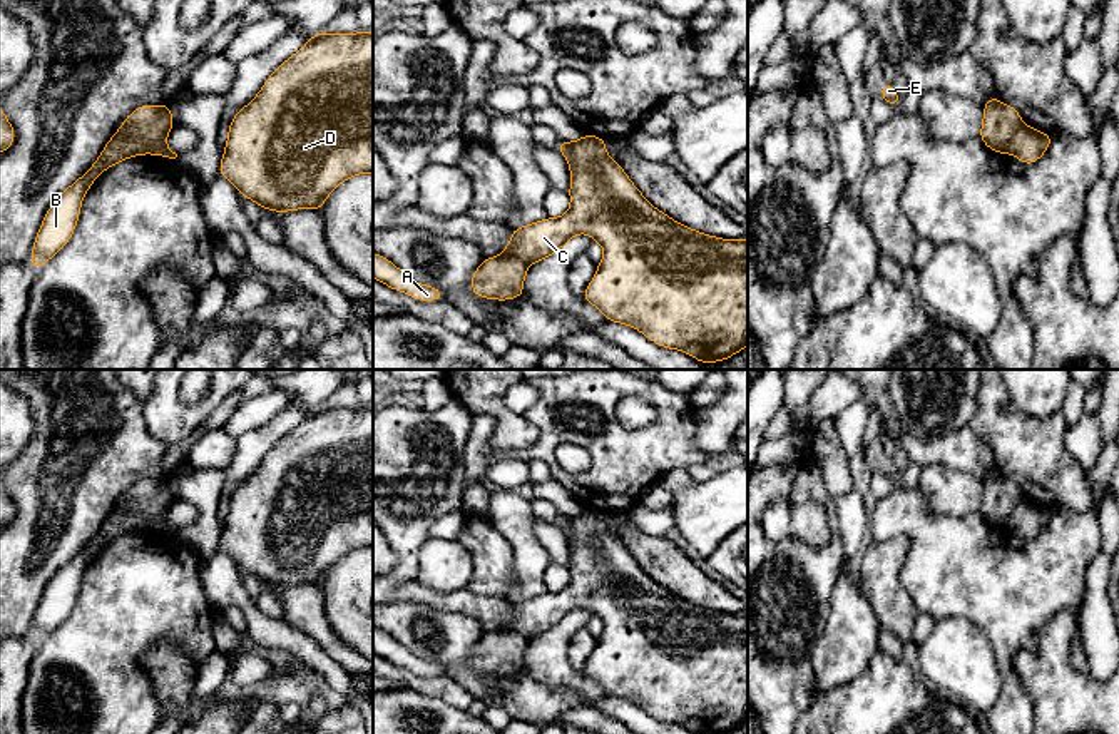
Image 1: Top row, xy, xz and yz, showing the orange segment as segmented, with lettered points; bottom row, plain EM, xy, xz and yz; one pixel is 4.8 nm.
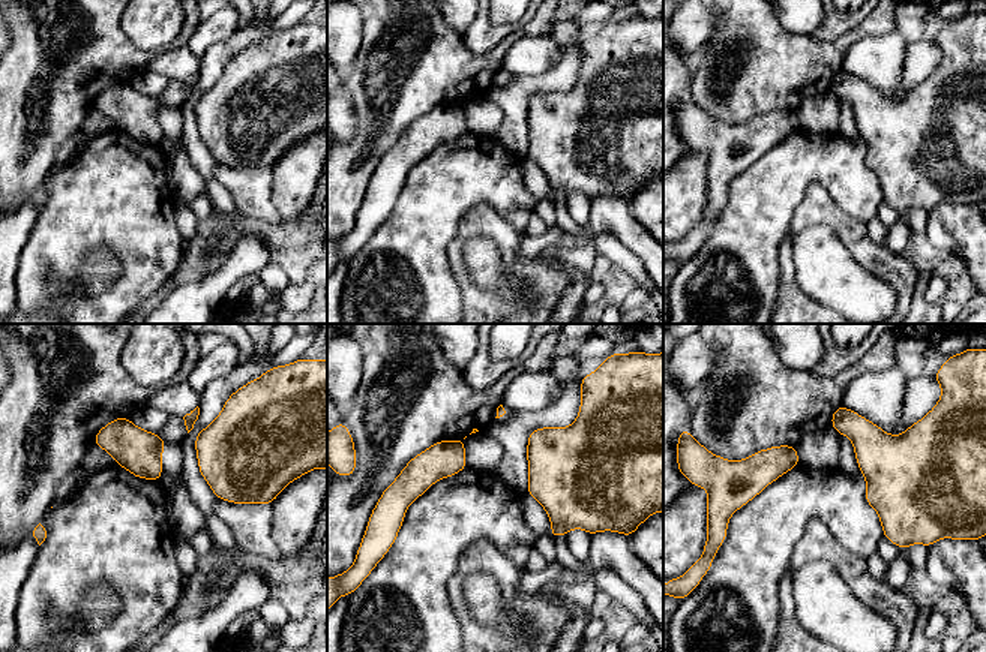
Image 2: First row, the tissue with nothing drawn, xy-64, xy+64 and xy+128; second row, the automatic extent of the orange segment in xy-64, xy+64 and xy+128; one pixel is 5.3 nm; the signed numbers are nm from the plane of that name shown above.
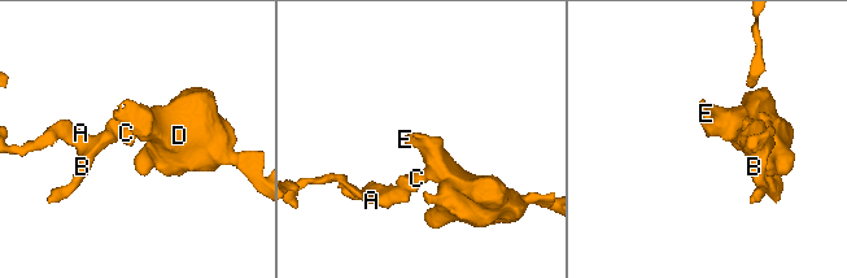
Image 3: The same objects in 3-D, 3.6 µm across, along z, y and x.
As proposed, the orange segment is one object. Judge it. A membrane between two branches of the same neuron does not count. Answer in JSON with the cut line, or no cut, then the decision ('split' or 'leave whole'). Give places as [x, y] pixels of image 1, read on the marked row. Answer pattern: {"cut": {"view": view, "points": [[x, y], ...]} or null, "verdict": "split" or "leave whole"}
{"cut": {"view": "xy", "points": [[121, 126], [143, 142], [146, 152]]}, "verdict": "split"}

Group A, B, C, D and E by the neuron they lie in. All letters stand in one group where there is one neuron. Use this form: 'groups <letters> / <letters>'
groups A B / C D E

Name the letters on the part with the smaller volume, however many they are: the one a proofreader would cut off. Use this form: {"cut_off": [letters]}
{"cut_off": ["A", "B"]}

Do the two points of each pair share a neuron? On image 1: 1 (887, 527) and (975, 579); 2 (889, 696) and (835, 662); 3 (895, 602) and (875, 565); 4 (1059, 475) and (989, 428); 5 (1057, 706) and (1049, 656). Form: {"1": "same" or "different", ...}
{"1": "same", "2": "different", "3": "same", "4": "same", "5": "same"}

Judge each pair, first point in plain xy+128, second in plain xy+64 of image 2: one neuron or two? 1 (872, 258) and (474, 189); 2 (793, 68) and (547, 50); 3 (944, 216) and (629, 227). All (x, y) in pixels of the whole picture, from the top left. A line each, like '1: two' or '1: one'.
1: two
2: two
3: one

